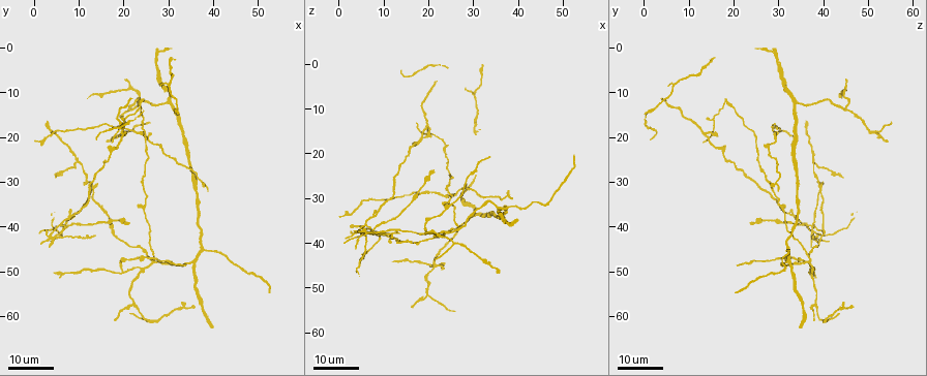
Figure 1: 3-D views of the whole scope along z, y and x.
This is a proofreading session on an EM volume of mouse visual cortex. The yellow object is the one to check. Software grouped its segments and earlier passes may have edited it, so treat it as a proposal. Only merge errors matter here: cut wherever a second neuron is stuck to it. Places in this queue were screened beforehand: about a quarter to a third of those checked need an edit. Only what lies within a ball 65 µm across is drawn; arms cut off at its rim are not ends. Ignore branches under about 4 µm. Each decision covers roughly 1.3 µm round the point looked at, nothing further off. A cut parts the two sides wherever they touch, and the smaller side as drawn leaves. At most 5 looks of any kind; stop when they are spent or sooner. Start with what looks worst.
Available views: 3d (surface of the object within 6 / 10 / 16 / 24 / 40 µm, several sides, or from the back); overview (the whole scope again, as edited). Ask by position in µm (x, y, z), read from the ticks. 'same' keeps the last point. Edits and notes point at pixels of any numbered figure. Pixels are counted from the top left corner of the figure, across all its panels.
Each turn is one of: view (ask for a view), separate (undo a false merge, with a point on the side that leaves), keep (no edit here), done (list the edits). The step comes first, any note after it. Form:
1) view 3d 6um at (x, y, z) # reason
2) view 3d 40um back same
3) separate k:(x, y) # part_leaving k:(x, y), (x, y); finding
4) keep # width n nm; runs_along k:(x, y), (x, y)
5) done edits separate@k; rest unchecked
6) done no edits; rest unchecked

view 3d 24um at (22.0, 14.0, 45.0) # arms run side by side

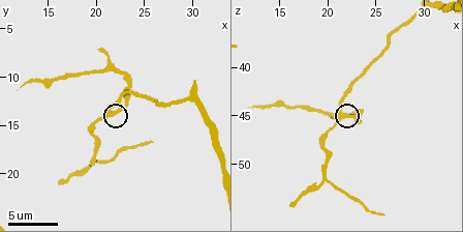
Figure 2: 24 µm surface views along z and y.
view 3d 6um at (21.8, 13.8, 45.0)

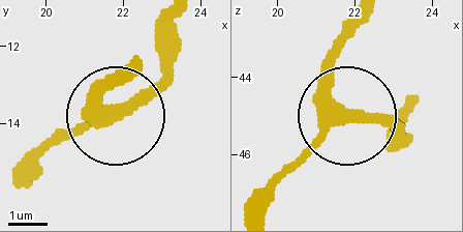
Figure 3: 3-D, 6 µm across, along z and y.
keep # runs_along 3:(357, 19), (331, 78), (334, 97), (406, 144); continuous, no second neuron

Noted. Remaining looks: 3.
view 3d 16um at (24.0, 49.5, 37.5) # side arm on a straight run

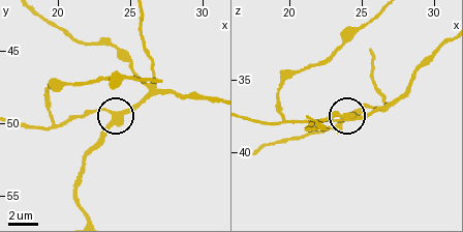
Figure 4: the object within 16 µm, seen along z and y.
view 3d 6um at (23.8, 49.6, 37.8)

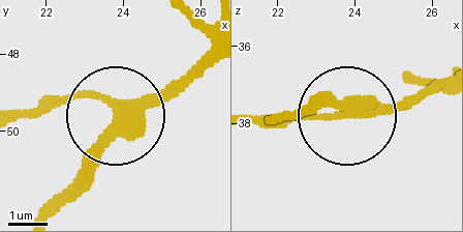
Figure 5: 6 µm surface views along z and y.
keep # side_arm 29 um; runs_along 5:(421, 80), (437, 80), (381, 109), (286, 109); all the same neuron

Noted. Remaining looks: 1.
done no edits; rest unchecked

